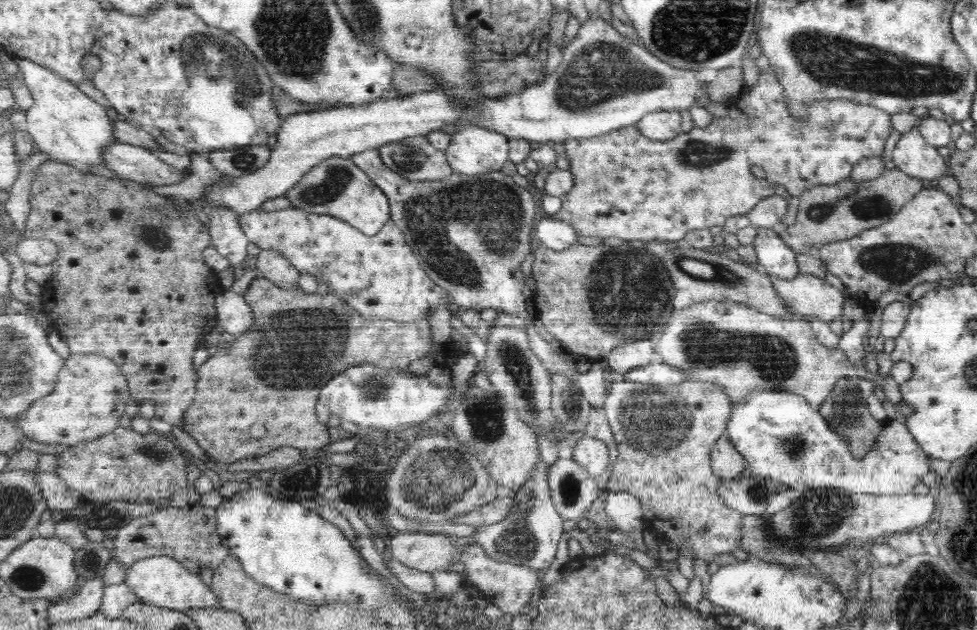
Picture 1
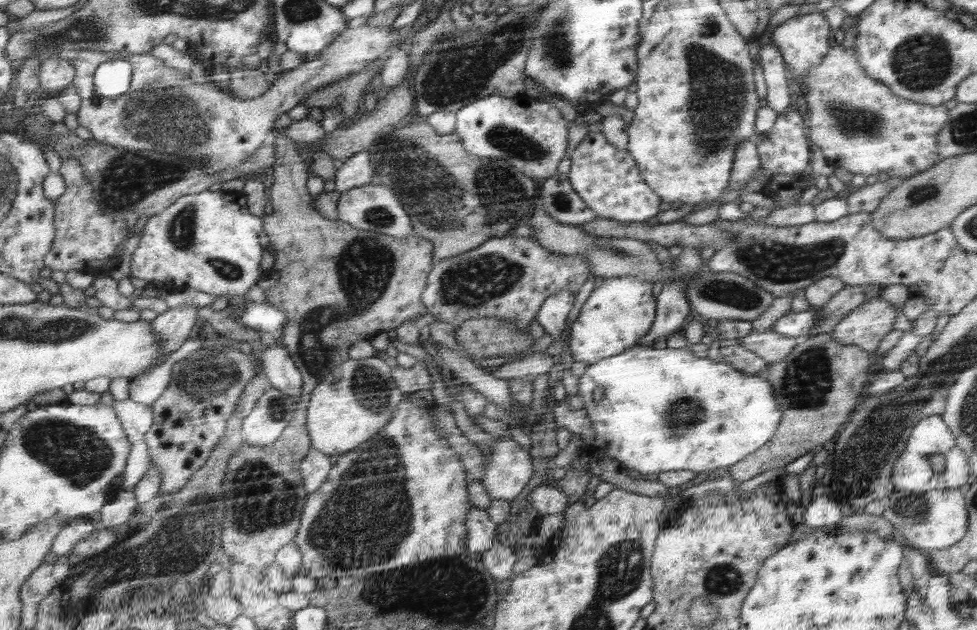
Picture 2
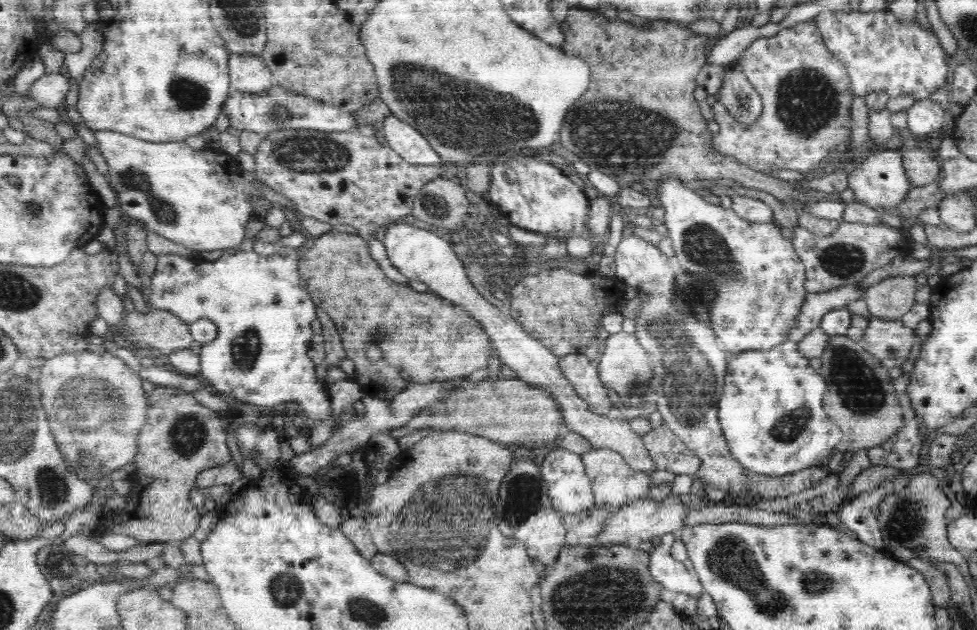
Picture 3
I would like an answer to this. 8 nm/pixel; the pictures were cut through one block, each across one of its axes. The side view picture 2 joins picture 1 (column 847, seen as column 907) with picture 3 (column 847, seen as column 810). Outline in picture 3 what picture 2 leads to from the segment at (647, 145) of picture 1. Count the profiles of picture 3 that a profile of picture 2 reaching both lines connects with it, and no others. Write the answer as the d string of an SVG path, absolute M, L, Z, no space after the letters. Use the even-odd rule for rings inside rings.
M810 18L806 22L798 22L796 26L786 27L784 30L778 31L772 37L766 38L756 38L753 40L749 47L740 53L740 56L737 58L738 67L742 69L742 73L746 75L746 79L753 85L753 88L759 93L759 96L763 101L763 112L755 120L752 126L741 126L734 117L730 116L728 110L722 105L722 102L718 100L719 93L715 95L716 102L712 107L714 111L714 121L719 125L720 131L718 134L714 135L714 148L720 149L720 153L725 153L728 155L733 155L738 162L742 163L744 166L755 170L756 172L761 172L762 174L768 175L772 172L772 168L782 168L786 170L795 170L801 173L810 172L812 168L827 164L830 159L835 156L838 151L846 148L848 143L851 140L852 135L852 103L854 98L851 95L851 81L849 75L847 74L847 68L840 61L839 58L836 58L832 54L828 47L824 44L822 35L819 33L816 25L816 19Z

